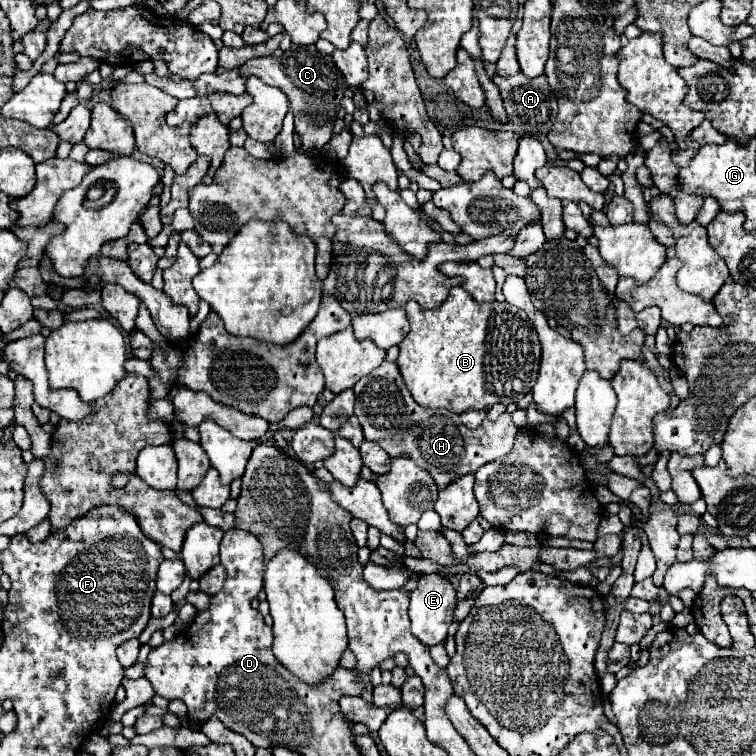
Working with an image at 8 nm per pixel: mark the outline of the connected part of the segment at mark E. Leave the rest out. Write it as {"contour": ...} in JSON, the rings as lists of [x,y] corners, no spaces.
{"contour":[[[442,574],[418,578],[418,586],[410,592],[412,634],[424,644],[434,646],[446,640],[448,626],[456,608],[456,592]]]}

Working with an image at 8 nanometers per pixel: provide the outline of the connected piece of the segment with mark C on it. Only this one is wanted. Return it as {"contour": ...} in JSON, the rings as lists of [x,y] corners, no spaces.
{"contour":[[[292,44],[290,48],[292,48],[290,56],[288,52],[284,52],[282,64],[278,64],[278,60],[272,56],[252,58],[244,66],[240,66],[240,74],[244,74],[244,78],[254,74],[262,78],[266,84],[280,88],[290,100],[296,132],[304,138],[304,142],[310,142],[310,144],[304,144],[304,150],[318,152],[324,146],[324,142],[332,138],[332,126],[340,110],[340,100],[344,98],[344,92],[348,86],[342,72],[336,68],[332,56],[320,54],[316,46]]]}

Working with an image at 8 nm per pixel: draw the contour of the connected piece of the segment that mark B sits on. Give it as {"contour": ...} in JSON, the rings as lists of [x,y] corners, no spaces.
{"contour":[[[450,288],[440,308],[422,310],[416,300],[406,306],[410,332],[400,342],[398,368],[420,406],[448,408],[462,414],[468,408],[490,410],[496,402],[518,402],[538,376],[540,340],[524,310],[508,302],[478,304],[464,288]]]}

